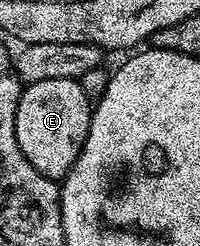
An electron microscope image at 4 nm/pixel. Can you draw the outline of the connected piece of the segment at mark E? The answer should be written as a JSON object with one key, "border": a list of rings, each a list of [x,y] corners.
{"border":[[[48,78],[44,82],[27,84],[22,89],[22,97],[16,106],[16,142],[20,142],[20,150],[28,162],[42,176],[49,180],[61,181],[72,170],[76,158],[80,158],[80,150],[88,138],[92,100],[81,89],[78,80],[68,78]]]}

